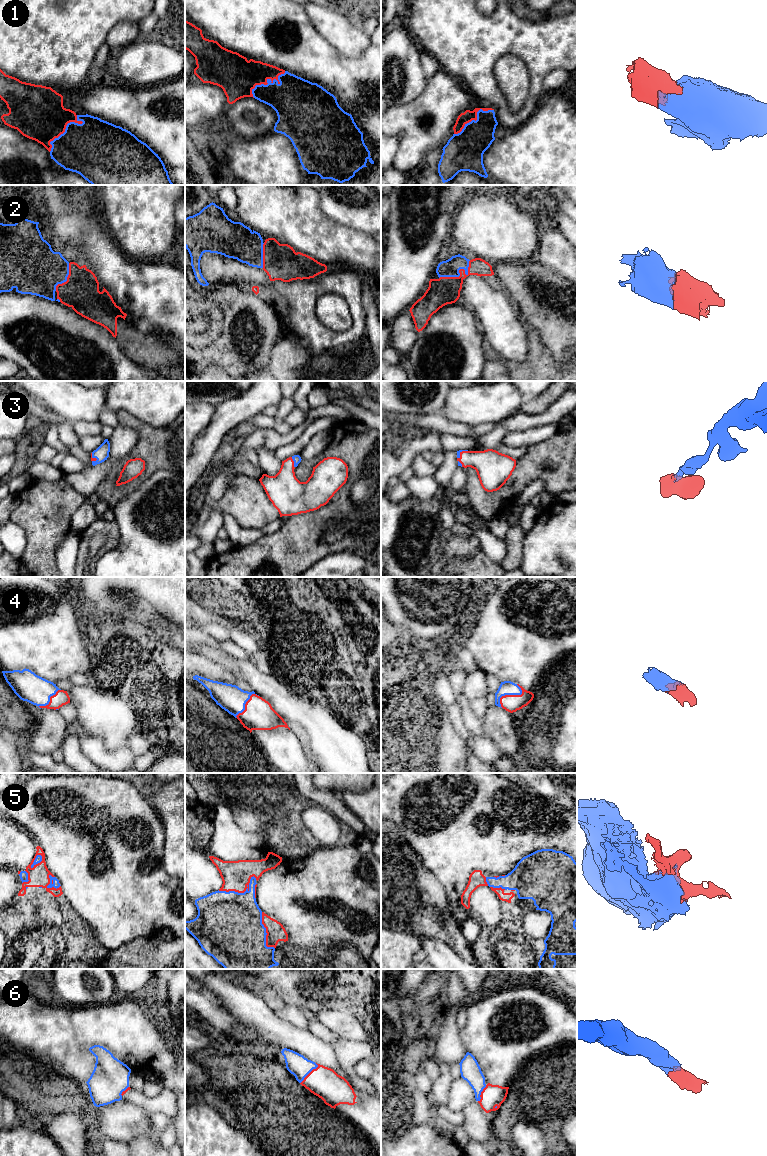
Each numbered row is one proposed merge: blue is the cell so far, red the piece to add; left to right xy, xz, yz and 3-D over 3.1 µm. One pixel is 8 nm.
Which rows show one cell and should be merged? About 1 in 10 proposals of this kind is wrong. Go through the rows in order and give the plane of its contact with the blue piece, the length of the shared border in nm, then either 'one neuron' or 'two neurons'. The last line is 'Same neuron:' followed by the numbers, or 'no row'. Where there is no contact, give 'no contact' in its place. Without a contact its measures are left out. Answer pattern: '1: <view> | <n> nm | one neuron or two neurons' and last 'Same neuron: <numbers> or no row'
1: xz | 340 nm | one neuron
2: yz | 300 nm | one neuron
3: xz | 90 nm | one neuron
4: yz | 240 nm | one neuron
5: xz | 320 nm | one neuron
6: xz | 220 nm | one neuron
Same neuron: 1, 2, 3, 4, 5, 6

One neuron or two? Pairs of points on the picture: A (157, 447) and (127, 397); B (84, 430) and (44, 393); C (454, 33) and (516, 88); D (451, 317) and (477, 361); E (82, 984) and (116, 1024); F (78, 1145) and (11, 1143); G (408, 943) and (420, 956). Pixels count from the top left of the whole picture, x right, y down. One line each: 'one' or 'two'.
A: two
B: two
C: two
D: one
E: two
F: two
G: two

